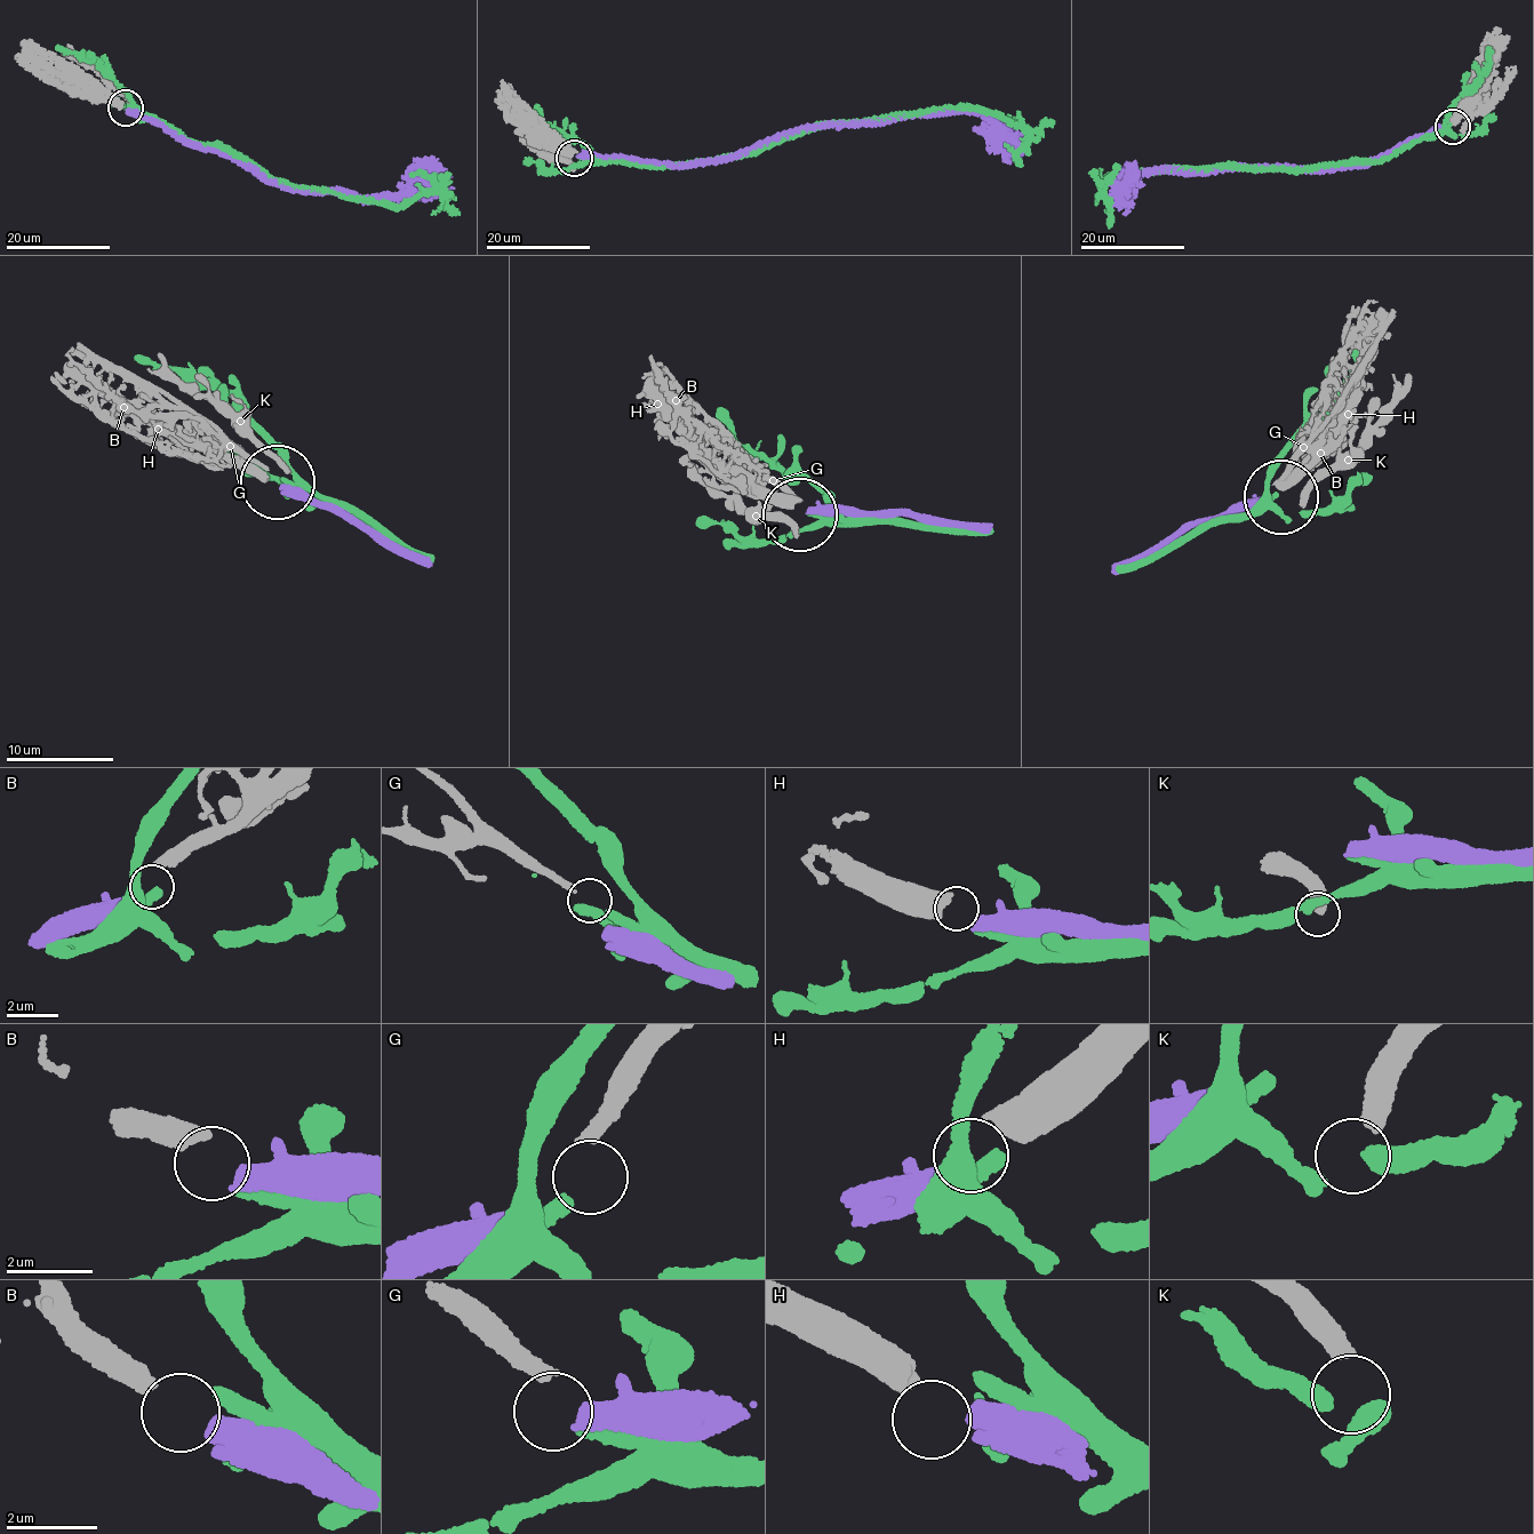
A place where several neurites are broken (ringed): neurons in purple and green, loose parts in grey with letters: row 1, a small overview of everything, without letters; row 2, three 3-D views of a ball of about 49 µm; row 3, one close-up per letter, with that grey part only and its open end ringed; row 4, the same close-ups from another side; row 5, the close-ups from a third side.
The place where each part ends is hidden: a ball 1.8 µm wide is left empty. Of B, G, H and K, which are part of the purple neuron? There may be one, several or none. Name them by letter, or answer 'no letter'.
B

